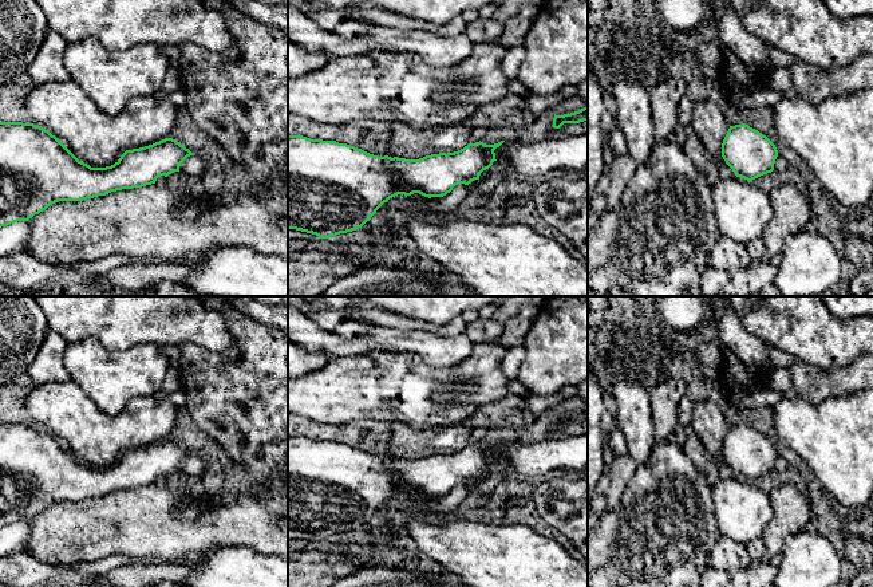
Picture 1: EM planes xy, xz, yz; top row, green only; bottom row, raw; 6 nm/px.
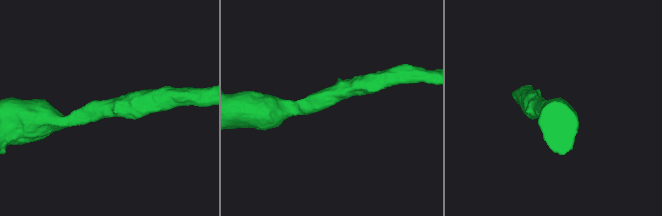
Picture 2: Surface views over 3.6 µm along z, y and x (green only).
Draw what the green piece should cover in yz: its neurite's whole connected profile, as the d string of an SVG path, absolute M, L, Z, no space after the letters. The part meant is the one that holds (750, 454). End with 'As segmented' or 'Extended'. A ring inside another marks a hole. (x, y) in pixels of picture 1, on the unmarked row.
M742 423L730 426L722 457L736 477L752 481L774 470L778 450L766 436Z. As segmented

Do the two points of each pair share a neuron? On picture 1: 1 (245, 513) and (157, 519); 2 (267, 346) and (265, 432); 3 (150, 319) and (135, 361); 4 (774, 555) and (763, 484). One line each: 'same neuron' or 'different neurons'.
1: same neuron
2: same neuron
3: different neurons
4: different neurons

